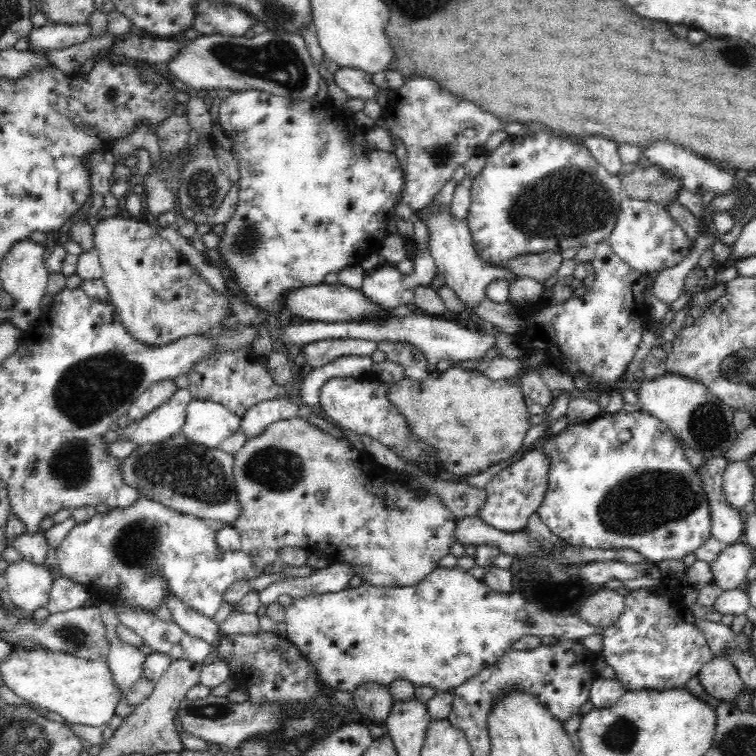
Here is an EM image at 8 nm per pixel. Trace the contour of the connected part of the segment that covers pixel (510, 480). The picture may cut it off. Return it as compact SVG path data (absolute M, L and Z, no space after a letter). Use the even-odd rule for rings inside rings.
M531 447L515 459L506 463L497 476L494 476L486 486L487 501L477 514L486 524L512 533L526 529L528 518L540 506L546 490L549 472L549 460L542 455L538 447Z

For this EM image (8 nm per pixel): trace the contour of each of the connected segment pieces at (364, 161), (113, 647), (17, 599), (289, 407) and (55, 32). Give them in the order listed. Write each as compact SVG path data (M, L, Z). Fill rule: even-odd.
M243 90L233 91L230 96L221 100L218 110L218 121L224 128L224 132L231 139L231 153L234 160L238 163L240 180L239 200L236 206L236 212L231 220L228 220L226 232L222 235L219 247L211 257L223 266L227 266L234 272L234 278L238 280L238 286L246 296L250 296L251 304L257 308L262 308L268 314L276 315L277 318L285 314L280 305L280 296L282 292L290 288L302 288L310 284L320 284L328 272L340 272L344 266L360 265L374 249L382 246L390 217L390 211L395 207L397 197L399 196L400 186L403 183L402 169L396 159L395 153L382 150L372 150L365 147L365 135L367 130L362 128L362 142L358 144L360 148L350 148L350 142L354 140L352 136L346 136L344 130L344 116L340 116L341 109L338 109L328 99L320 99L317 95L310 98L286 98L285 96L276 96L270 92L262 90Z
M115 640L110 645L107 658L108 668L117 690L124 696L130 688L141 680L142 662L148 650L129 643Z
M18 560L9 564L4 576L16 609L32 614L40 606L46 607L53 582L46 565Z
M272 400L252 406L241 419L241 428L247 440L260 436L274 422L302 414L295 400Z
M49 22L40 28L32 28L26 38L29 43L28 50L40 54L82 44L90 36L88 23L72 27L72 25Z

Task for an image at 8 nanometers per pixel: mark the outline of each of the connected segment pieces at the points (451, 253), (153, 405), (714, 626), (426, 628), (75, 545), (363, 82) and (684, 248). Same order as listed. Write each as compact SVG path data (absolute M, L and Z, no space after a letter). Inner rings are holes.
M438 209L426 222L430 230L429 249L435 260L436 269L444 276L445 285L454 291L454 296L462 301L463 310L480 310L484 301L488 301L486 287L498 278L515 280L514 273L502 266L492 266L484 262L474 248L472 233L467 222L450 215L450 209Z
M165 379L161 382L154 382L130 406L128 416L131 421L143 420L150 412L160 408L162 403L170 402L172 395L180 389L174 379Z
M696 617L694 624L705 634L705 639L708 641L714 657L720 656L726 646L727 648L739 648L739 650L748 648L748 636L745 636L744 633L734 635L732 629L721 622L716 623Z
M438 567L425 576L420 582L412 586L401 587L383 587L374 586L371 583L364 583L357 587L346 587L344 590L335 593L324 593L321 595L306 595L304 598L297 598L285 607L285 620L287 624L286 638L301 650L301 653L317 668L317 673L325 685L342 692L353 693L356 688L362 684L378 684L389 690L392 682L404 680L414 686L414 690L422 687L431 687L435 693L448 693L448 690L456 689L474 676L478 676L482 670L492 666L505 652L513 648L514 643L525 636L556 636L559 639L581 639L590 636L590 634L601 634L602 627L592 627L592 625L578 619L578 615L552 616L544 610L538 610L534 604L526 604L526 600L520 594L506 594L505 592L496 592L490 586L484 584L483 579L476 579L472 573L466 572L462 567L454 568Z
M140 497L126 508L97 511L90 520L76 523L57 548L59 572L62 577L88 587L88 592L97 602L112 600L116 605L128 605L130 609L144 609L156 615L158 608L164 606L165 600L172 595L196 613L213 618L232 582L242 578L253 580L256 576L250 555L242 550L220 549L216 534L217 530L213 530L210 523L201 518L179 513L162 503Z
M340 67L340 69L333 74L333 80L338 88L341 88L346 96L350 98L368 98L374 99L374 94L378 87L372 83L370 79L371 74L362 70L357 70L349 67Z
M622 192L617 223L607 239L612 250L631 268L642 274L660 272L678 264L693 247L693 240L665 210L665 206L648 200L633 200Z

